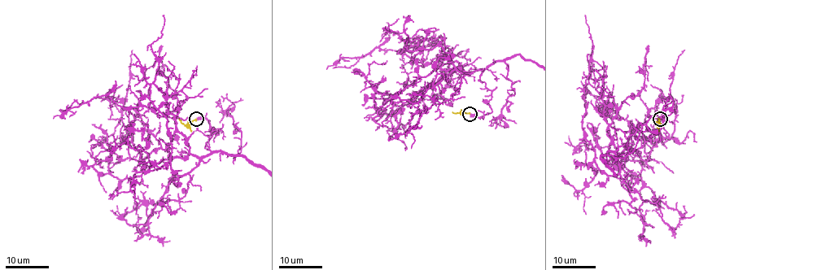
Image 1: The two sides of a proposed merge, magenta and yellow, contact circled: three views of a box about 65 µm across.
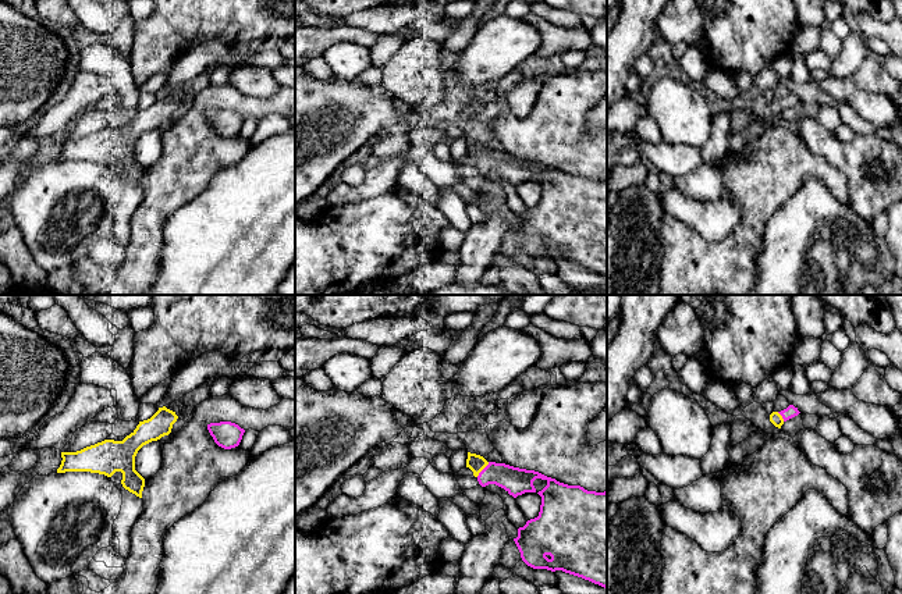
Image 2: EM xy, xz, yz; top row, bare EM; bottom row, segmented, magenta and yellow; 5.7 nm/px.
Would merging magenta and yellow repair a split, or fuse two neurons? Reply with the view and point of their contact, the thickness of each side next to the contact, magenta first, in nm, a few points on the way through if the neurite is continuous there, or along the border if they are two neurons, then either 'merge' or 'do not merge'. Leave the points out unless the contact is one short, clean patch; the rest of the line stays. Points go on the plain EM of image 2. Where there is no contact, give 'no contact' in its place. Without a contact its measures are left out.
xz (483, 157) | 160/100 nm | across xz (517, 170), (483, 157), (476, 152) | merge

